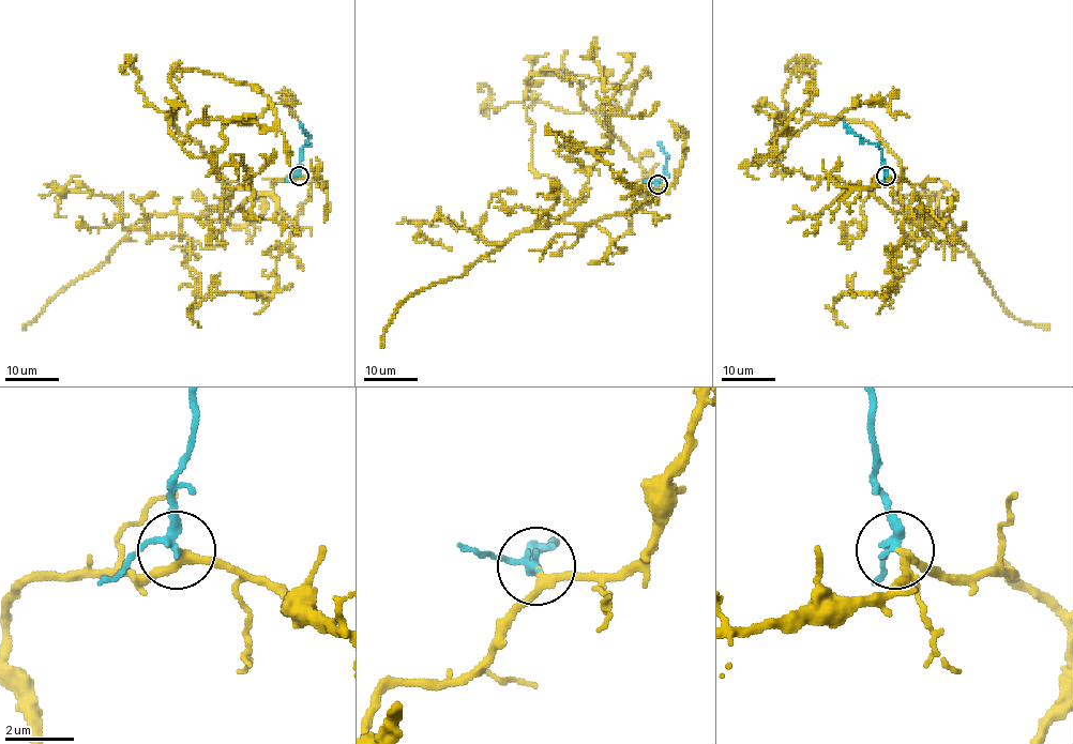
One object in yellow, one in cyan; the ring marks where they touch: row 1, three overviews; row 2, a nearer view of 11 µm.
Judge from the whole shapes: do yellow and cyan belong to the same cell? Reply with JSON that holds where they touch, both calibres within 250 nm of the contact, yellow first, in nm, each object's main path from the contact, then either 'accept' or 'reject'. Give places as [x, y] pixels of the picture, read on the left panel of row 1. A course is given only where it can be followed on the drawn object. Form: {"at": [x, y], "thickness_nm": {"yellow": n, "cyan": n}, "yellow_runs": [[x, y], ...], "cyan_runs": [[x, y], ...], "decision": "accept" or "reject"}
{"at": [299, 176], "thickness_nm": {"yellow": 200, "cyan": 240}, "yellow_runs": [[299, 175], [209, 219], [226, 180], [166, 111], [199, 156], [223, 147], [228, 122], [276, 103], [291, 116]], "cyan_runs": [[299, 175], [298, 166], [308, 135], [299, 122]], "decision": "accept"}

